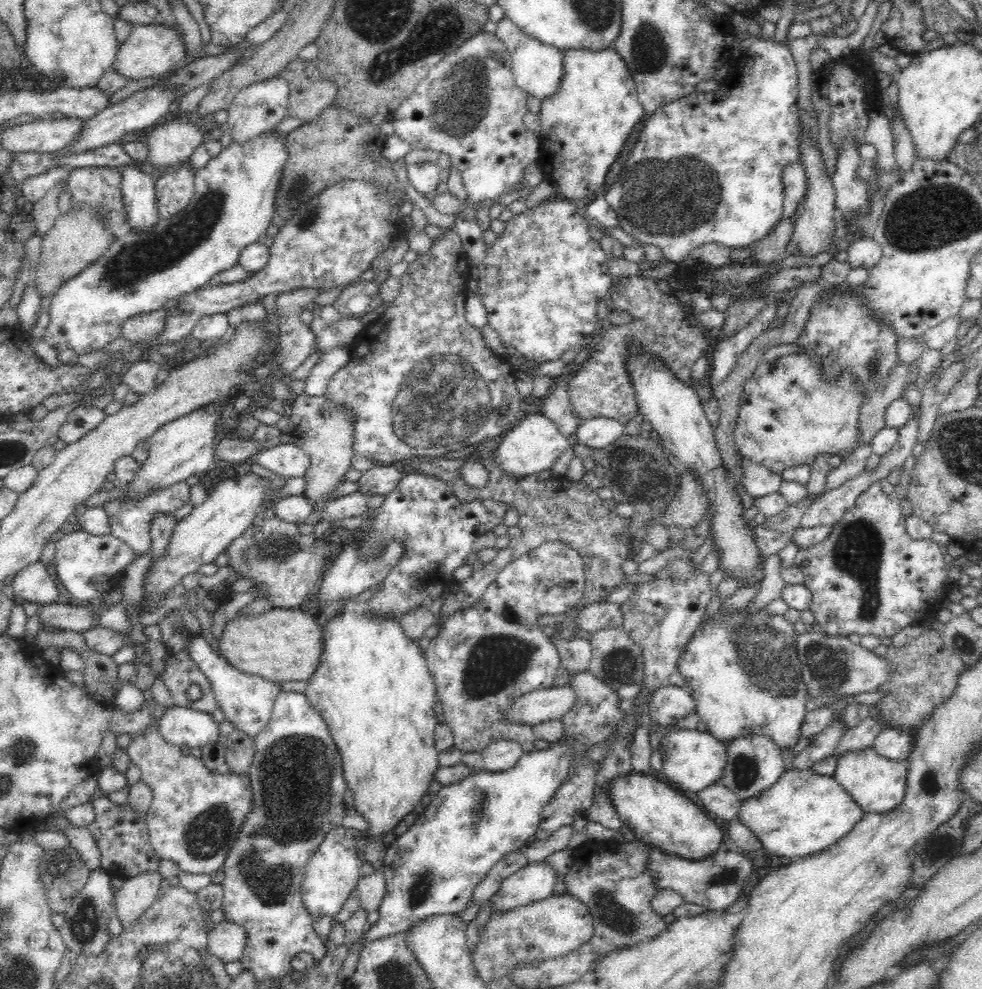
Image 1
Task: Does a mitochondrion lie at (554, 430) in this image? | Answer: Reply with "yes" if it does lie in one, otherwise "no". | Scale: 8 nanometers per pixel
no

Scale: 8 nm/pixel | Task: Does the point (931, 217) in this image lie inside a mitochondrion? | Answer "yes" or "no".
yes

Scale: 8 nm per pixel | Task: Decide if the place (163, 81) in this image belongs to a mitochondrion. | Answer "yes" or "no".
no

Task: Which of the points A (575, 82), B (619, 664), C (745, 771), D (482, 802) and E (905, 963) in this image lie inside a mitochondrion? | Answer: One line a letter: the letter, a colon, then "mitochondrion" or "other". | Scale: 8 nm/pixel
A: other
B: mitochondrion
C: mitochondrion
D: mitochondrion
E: other

